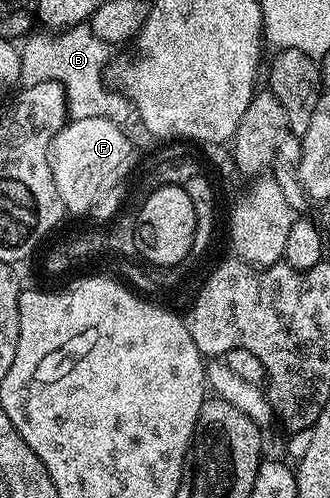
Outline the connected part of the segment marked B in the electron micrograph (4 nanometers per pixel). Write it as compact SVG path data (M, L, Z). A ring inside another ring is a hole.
M83 23L78 26L65 28L57 32L56 37L42 37L33 34L21 44L20 53L20 80L23 86L30 84L41 84L42 81L54 80L64 86L64 92L67 93L67 103L69 116L72 119L81 119L82 117L106 117L118 124L125 124L126 119L131 118L131 103L125 98L123 92L115 91L113 88L108 89L104 85L102 75L104 67L110 57L111 48L109 44L104 43L92 33L91 26Z

